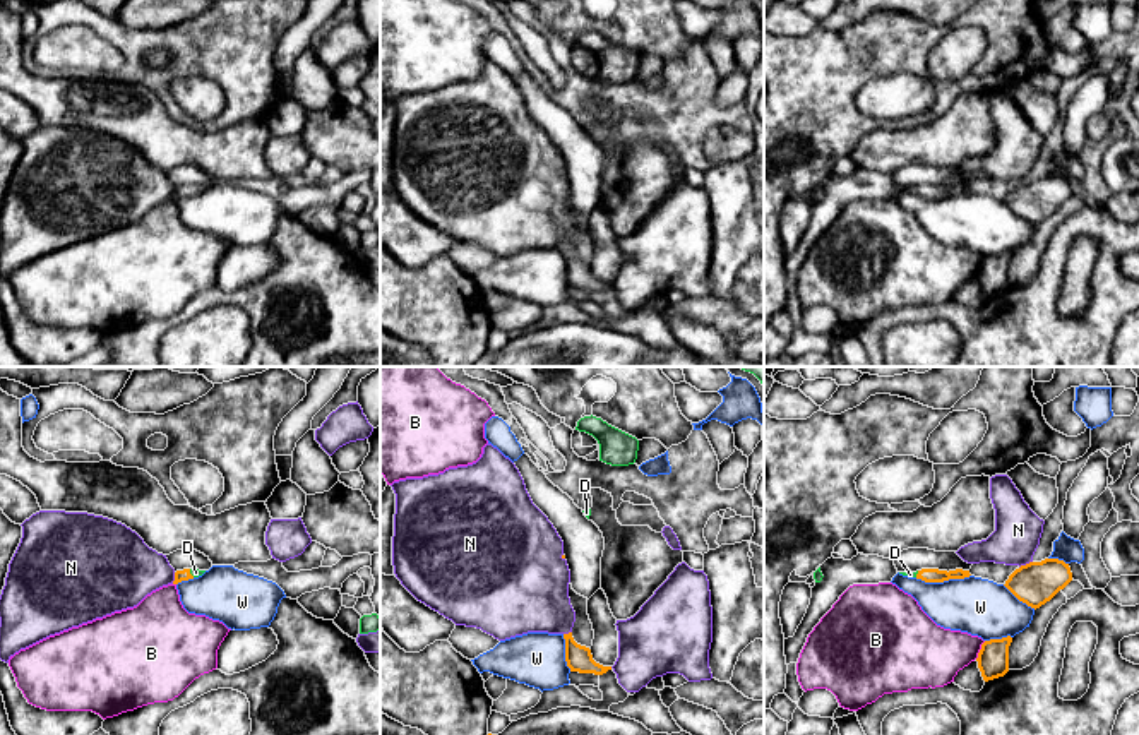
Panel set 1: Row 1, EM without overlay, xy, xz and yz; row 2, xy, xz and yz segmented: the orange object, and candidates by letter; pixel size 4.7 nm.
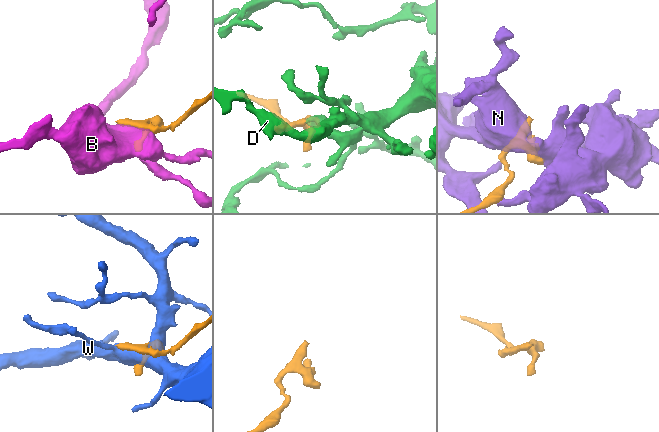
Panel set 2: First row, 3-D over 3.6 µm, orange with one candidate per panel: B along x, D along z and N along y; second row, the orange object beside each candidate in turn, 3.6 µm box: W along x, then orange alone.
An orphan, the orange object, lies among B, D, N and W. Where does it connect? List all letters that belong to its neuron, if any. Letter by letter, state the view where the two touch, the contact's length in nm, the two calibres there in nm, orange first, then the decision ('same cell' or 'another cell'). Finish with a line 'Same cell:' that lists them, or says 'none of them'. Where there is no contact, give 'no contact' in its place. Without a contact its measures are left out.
B: contact in yz; length 100 nm; calibres 140 and 300 nm; another cell
D: contact in xy; length 50 nm; calibres 50 and 50 nm; same cell
N: contact in yz; length 70 nm; calibres 200 and 220 nm; another cell
W: contact in yz; length 260 nm; calibres 60 and 260 nm; another cell
Same cell: D

